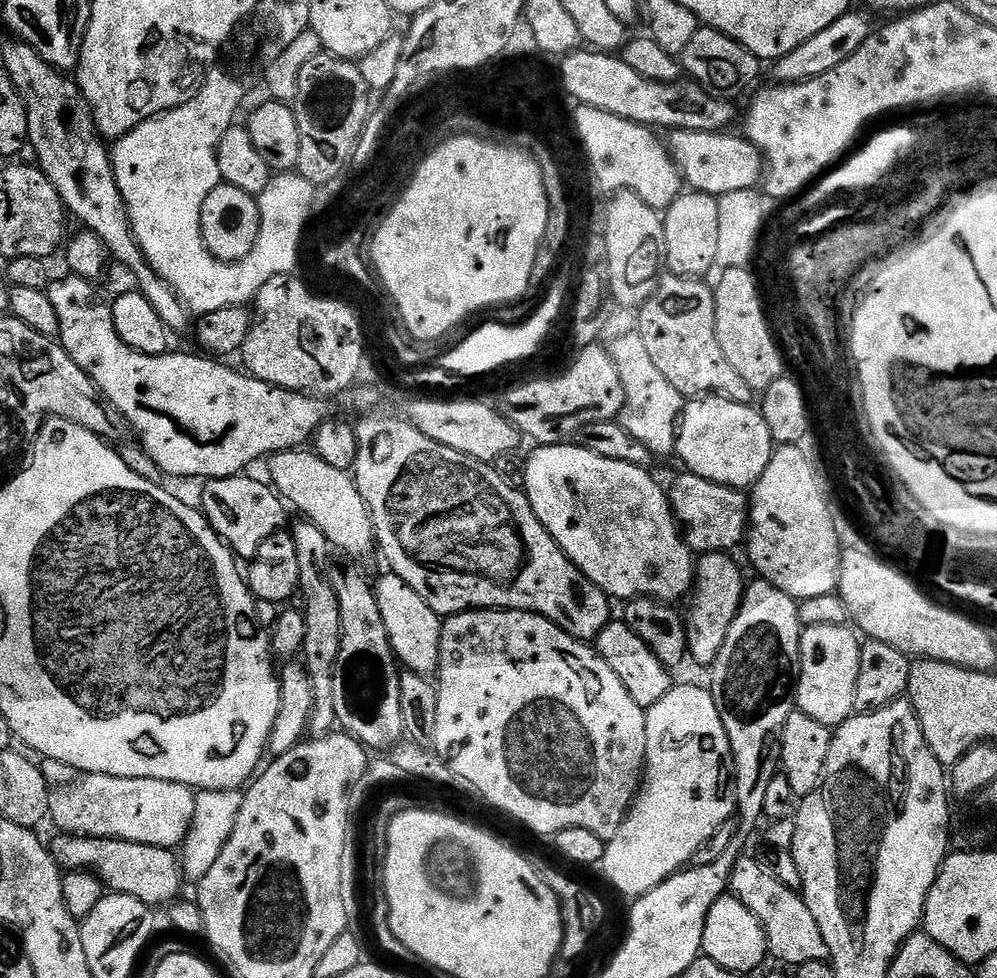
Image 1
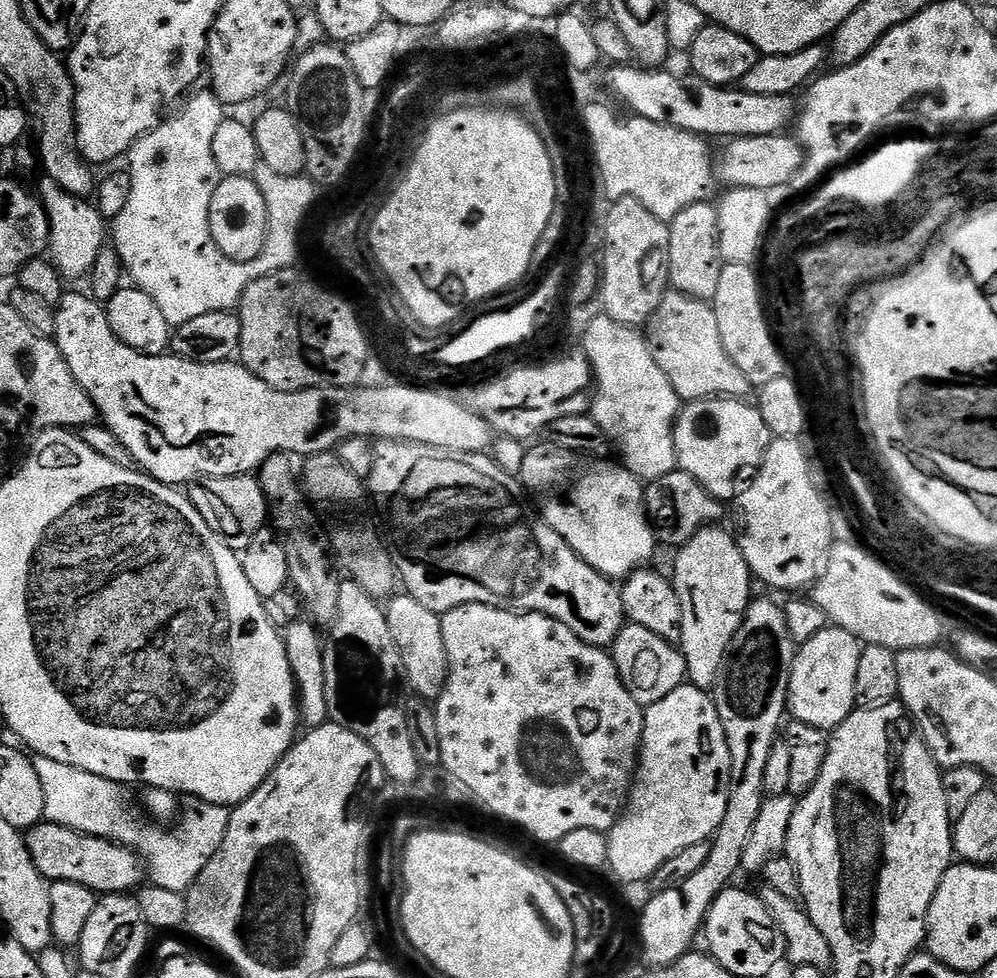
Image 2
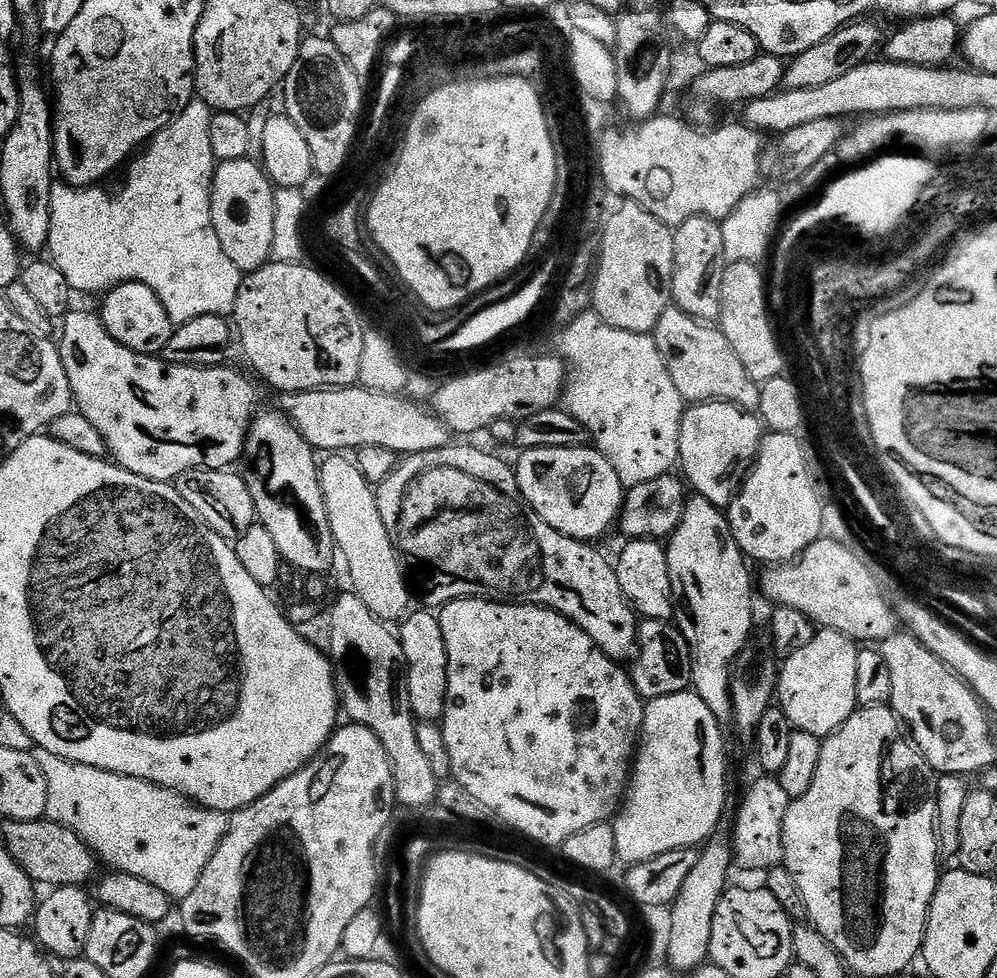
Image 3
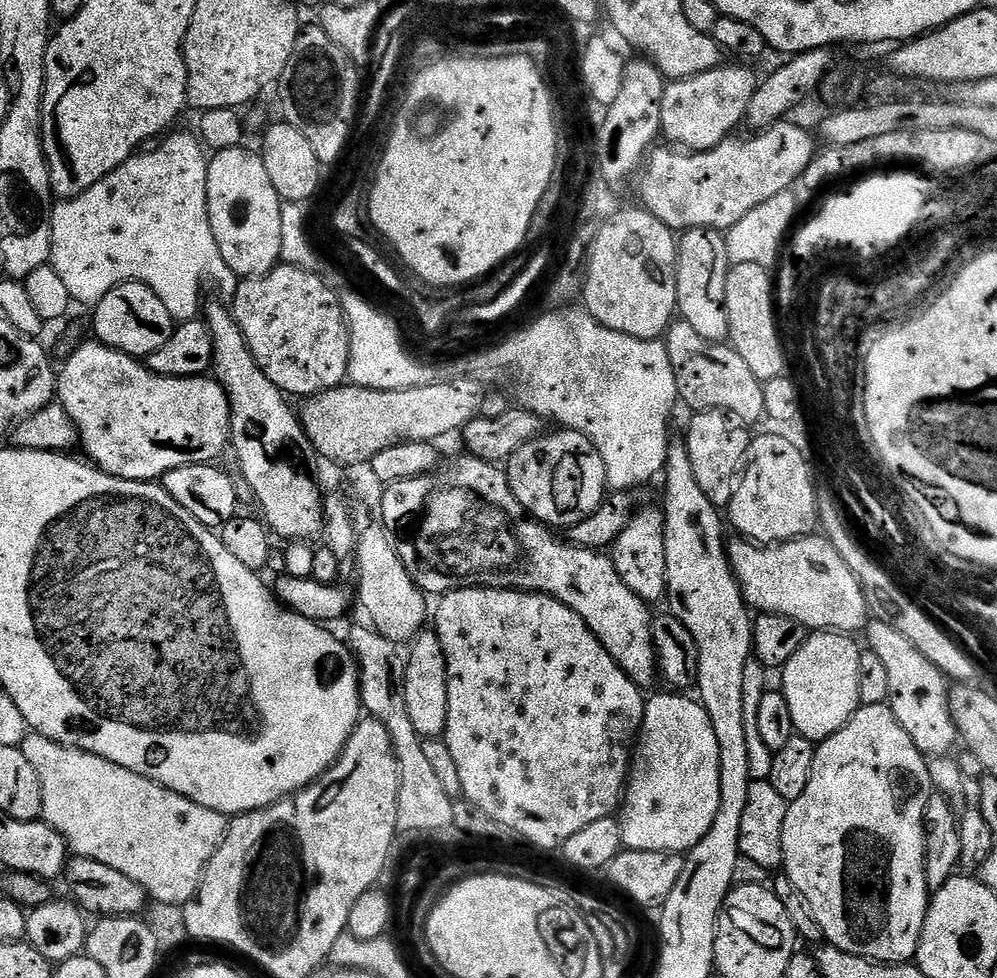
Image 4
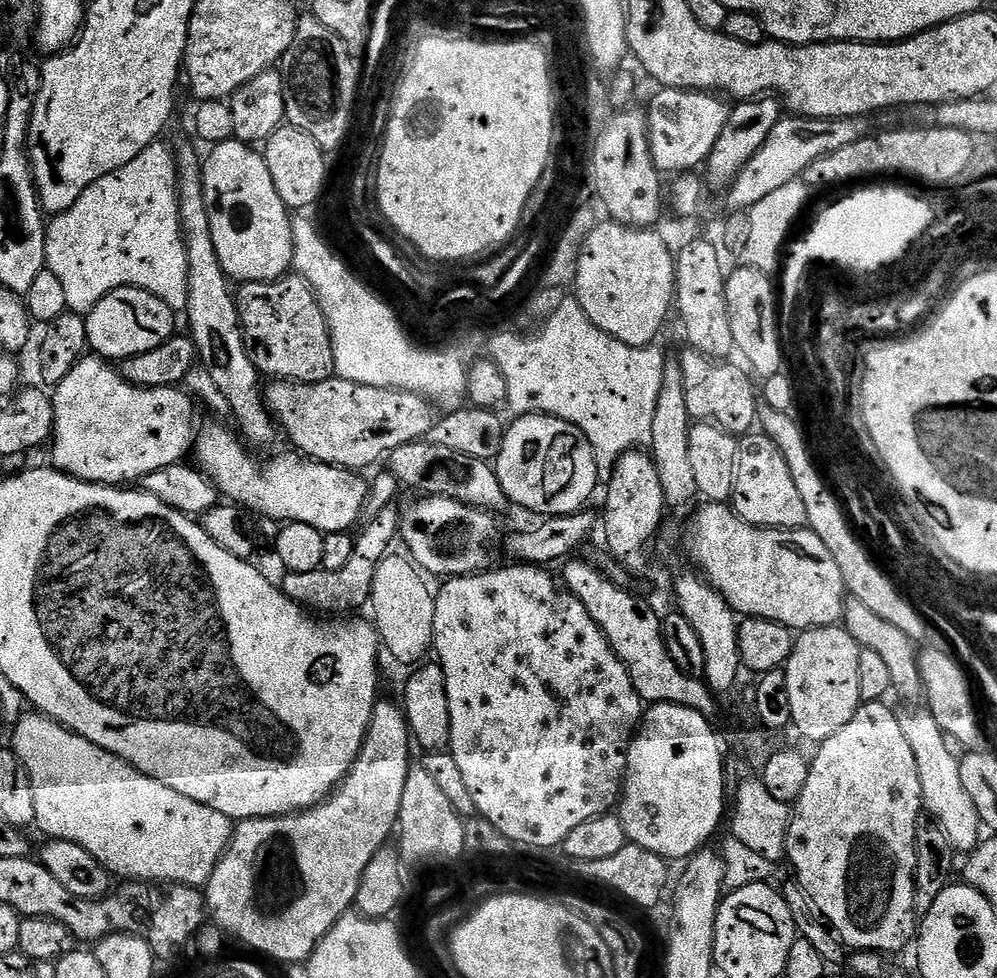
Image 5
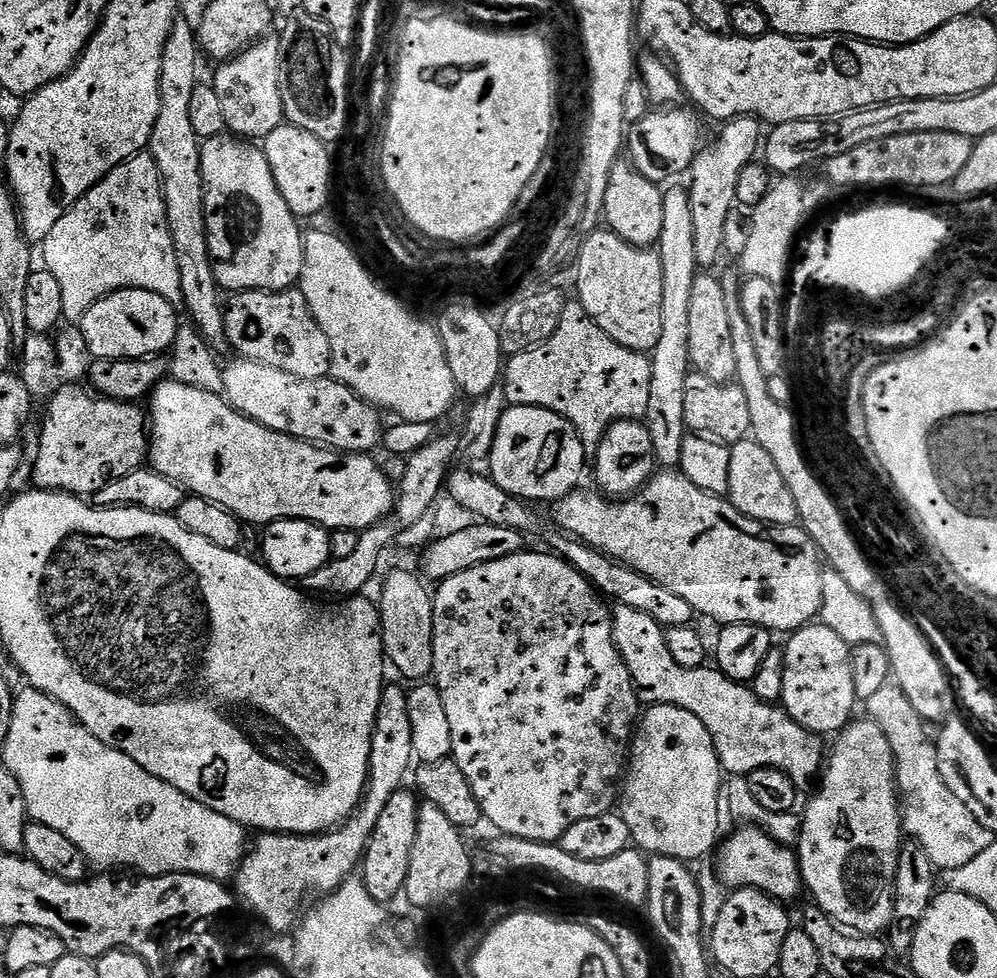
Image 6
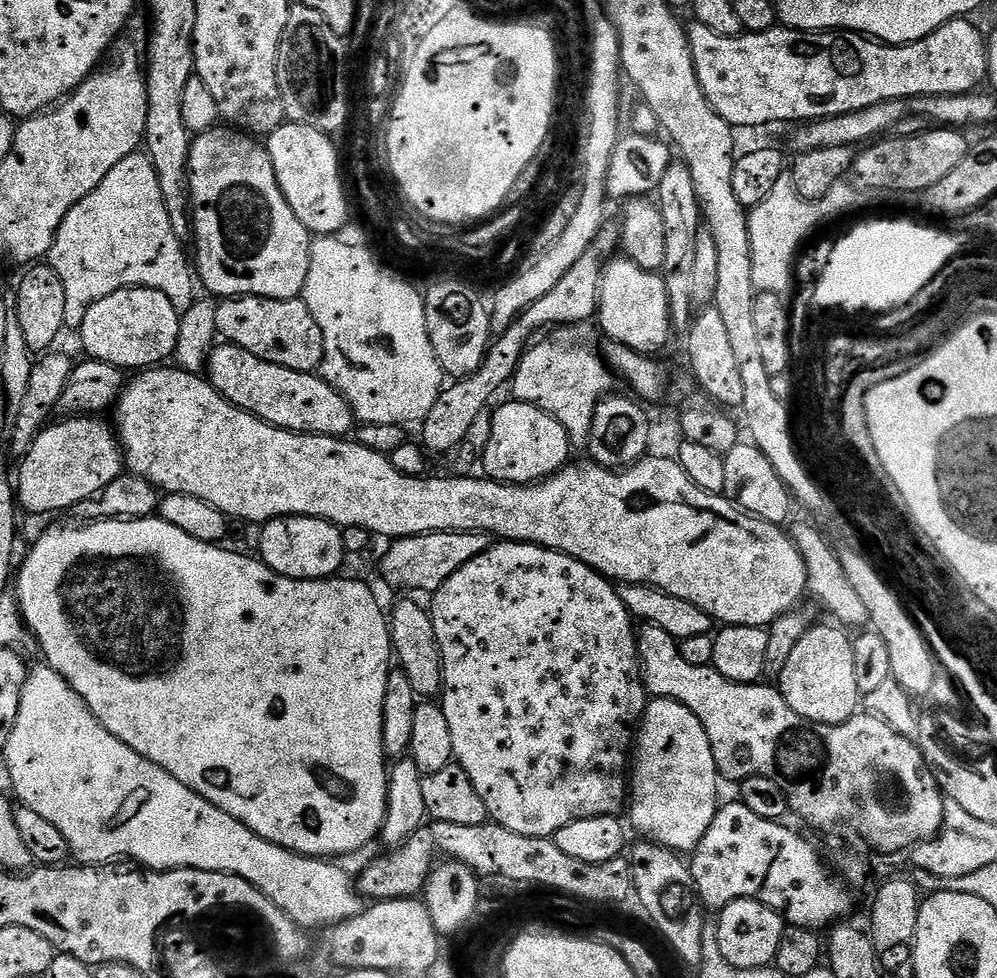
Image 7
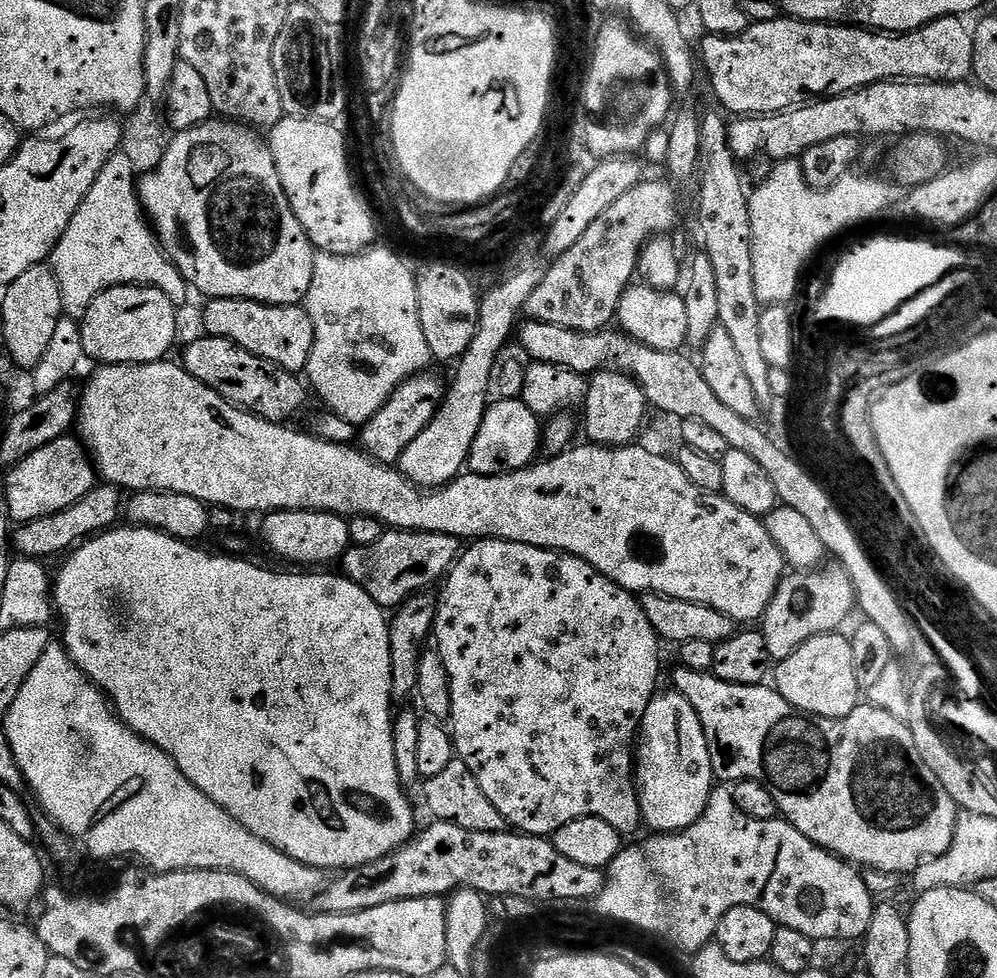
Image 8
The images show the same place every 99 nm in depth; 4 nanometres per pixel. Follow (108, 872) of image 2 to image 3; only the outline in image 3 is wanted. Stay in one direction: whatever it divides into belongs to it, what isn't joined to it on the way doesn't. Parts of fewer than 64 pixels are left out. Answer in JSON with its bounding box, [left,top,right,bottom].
[2,819,98,889]

